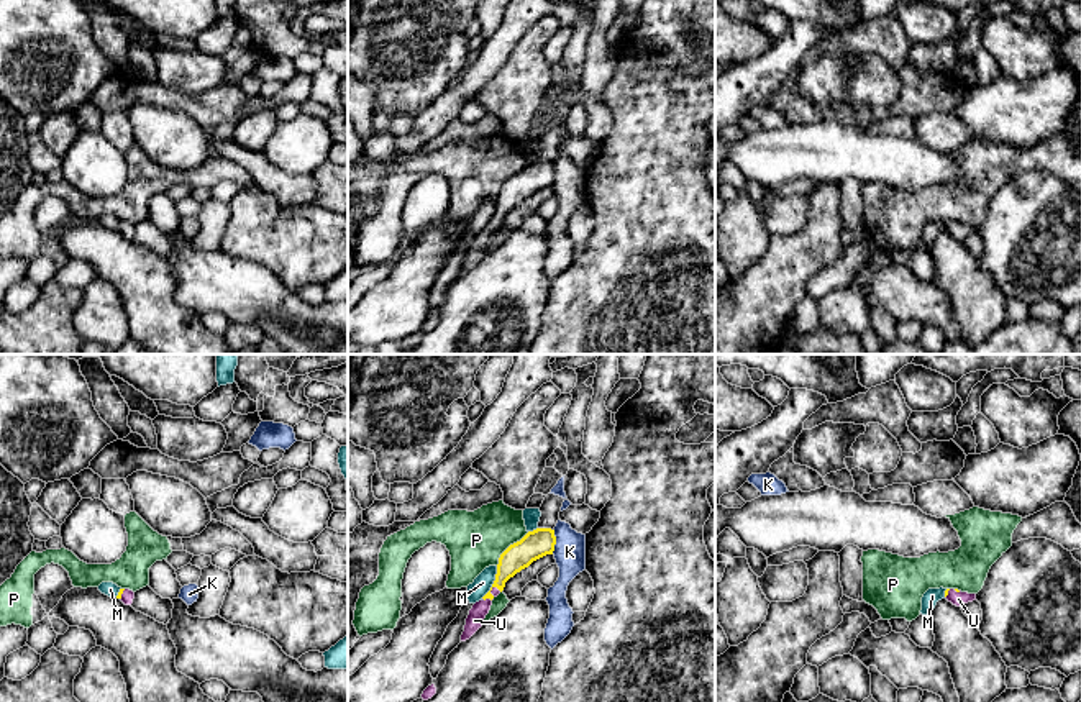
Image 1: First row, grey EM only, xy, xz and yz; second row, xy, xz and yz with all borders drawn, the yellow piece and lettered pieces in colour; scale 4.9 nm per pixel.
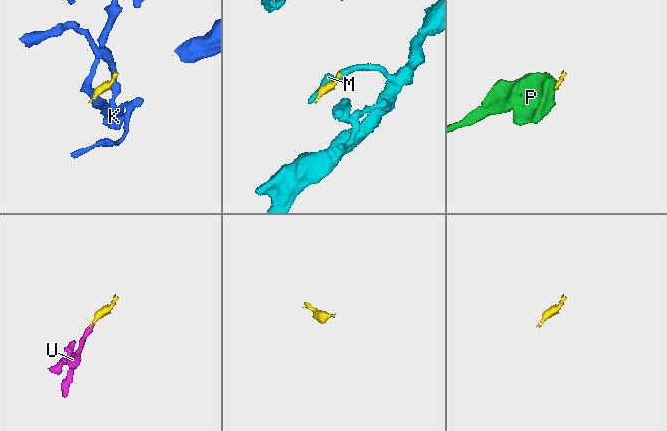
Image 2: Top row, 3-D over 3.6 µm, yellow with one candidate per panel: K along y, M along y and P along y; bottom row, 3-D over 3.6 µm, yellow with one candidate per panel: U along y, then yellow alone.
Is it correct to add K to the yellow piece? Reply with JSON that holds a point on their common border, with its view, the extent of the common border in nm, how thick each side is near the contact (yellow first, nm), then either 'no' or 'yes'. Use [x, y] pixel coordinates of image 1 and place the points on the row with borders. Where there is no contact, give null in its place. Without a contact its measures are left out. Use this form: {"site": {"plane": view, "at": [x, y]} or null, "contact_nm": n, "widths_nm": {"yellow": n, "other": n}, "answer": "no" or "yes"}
{"site": {"plane": "xz", "at": [555, 542]}, "contact_nm": 120, "widths_nm": {"yellow": 140, "other": 160}, "answer": "no"}

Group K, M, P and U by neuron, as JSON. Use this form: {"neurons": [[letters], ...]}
{"neurons": [["K"], ["M"], ["P"], ["U"]]}

